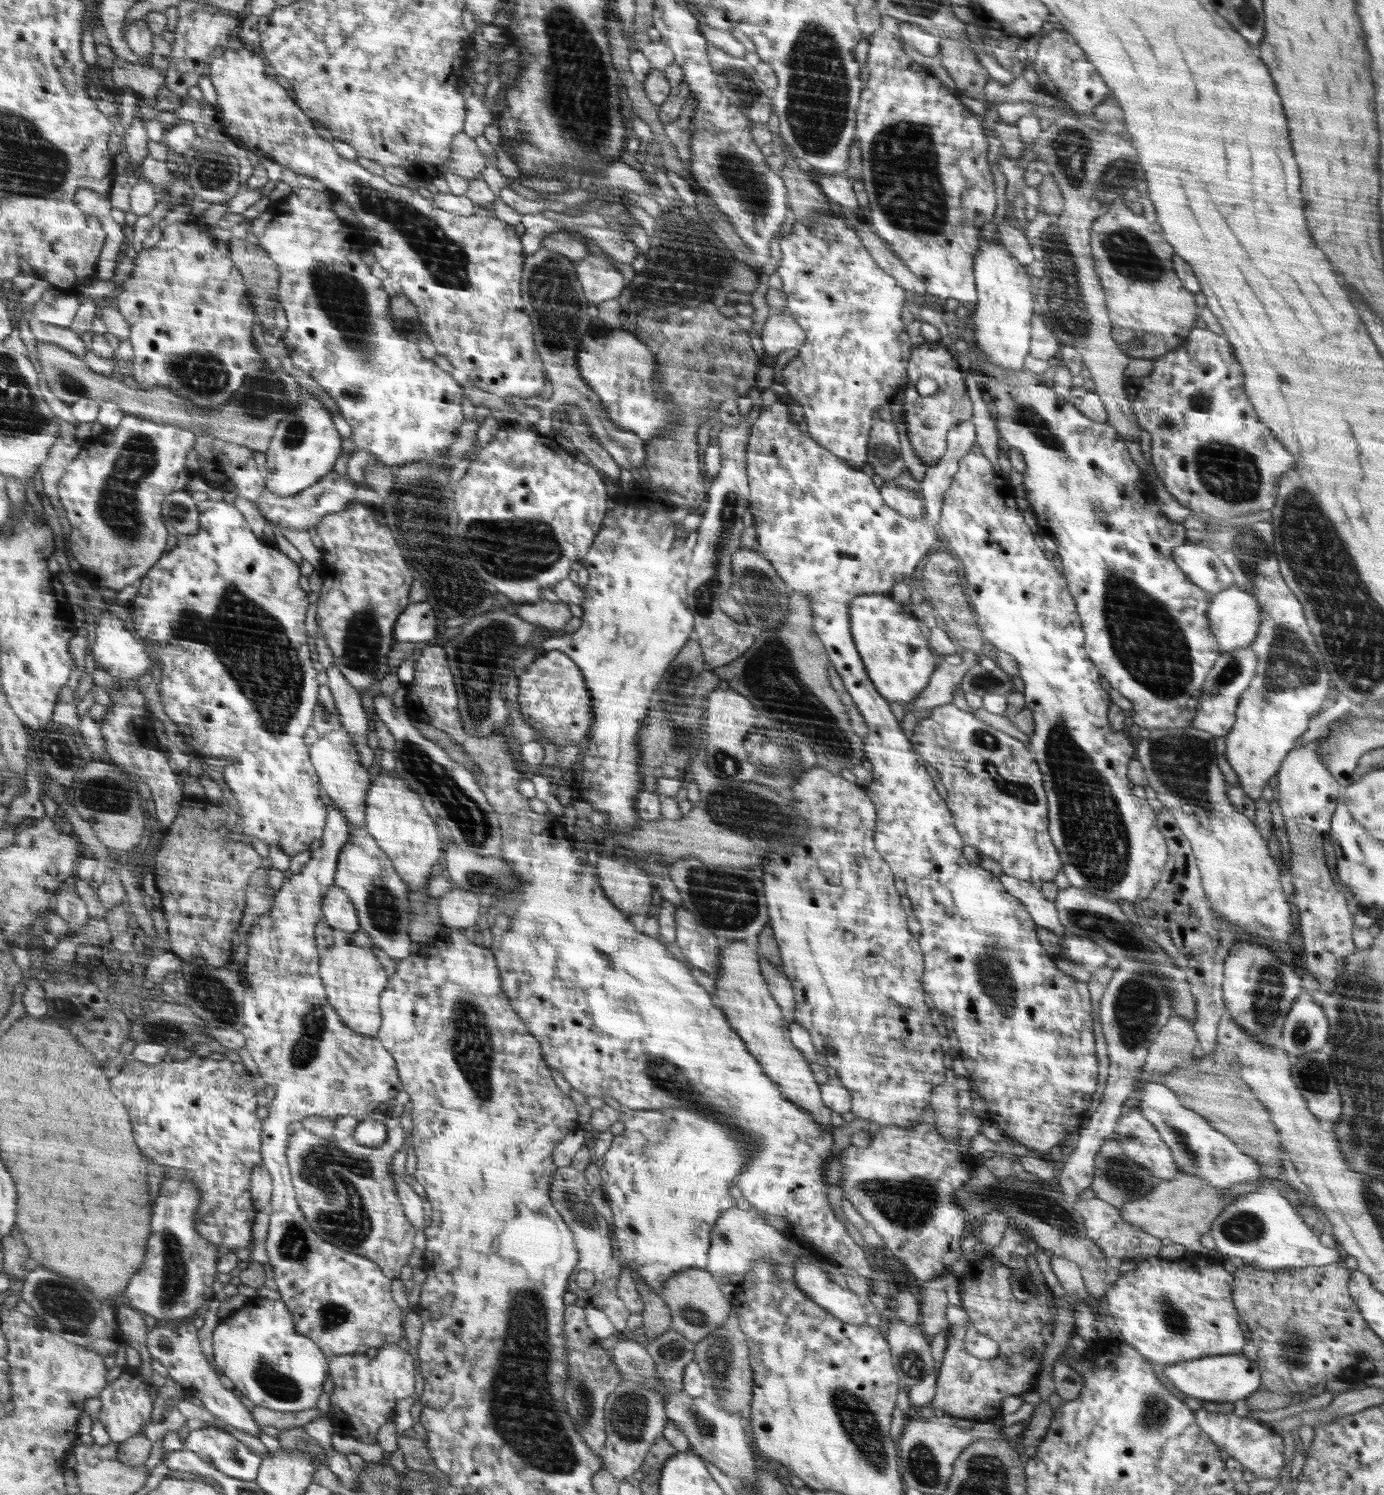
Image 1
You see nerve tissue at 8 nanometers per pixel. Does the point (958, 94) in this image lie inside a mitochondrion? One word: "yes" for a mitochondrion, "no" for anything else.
no

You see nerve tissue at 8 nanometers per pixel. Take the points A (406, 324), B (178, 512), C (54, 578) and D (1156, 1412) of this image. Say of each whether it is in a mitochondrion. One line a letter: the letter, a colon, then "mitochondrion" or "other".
A: mitochondrion
B: mitochondrion
C: other
D: mitochondrion

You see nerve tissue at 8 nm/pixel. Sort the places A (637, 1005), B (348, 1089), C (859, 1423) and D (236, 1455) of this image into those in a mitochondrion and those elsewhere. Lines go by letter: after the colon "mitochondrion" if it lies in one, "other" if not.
A: other
B: other
C: mitochondrion
D: mitochondrion

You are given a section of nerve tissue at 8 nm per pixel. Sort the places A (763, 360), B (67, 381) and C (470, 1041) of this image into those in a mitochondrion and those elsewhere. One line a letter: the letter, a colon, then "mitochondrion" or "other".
A: other
B: mitochondrion
C: mitochondrion

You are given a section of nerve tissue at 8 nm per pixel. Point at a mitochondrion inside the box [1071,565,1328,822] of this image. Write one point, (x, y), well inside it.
(1182, 763)

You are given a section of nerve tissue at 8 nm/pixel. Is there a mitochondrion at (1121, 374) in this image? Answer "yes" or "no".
no

